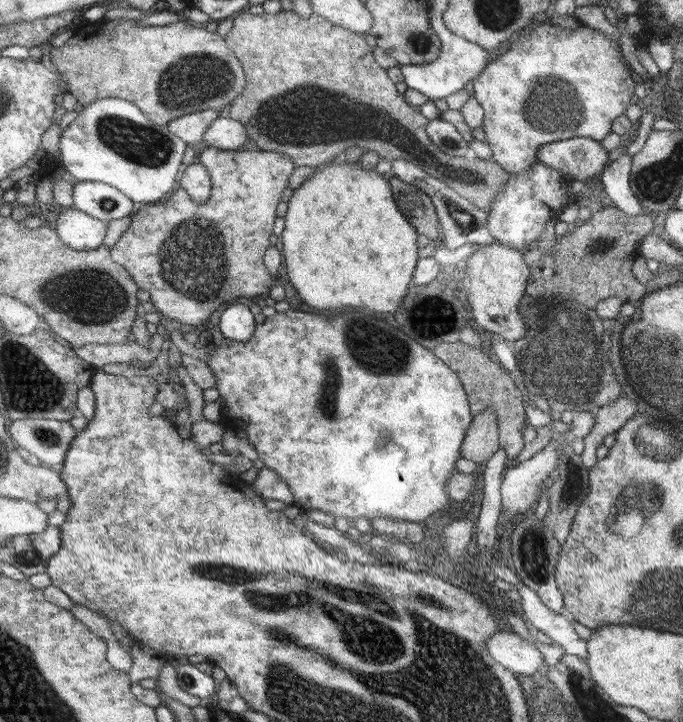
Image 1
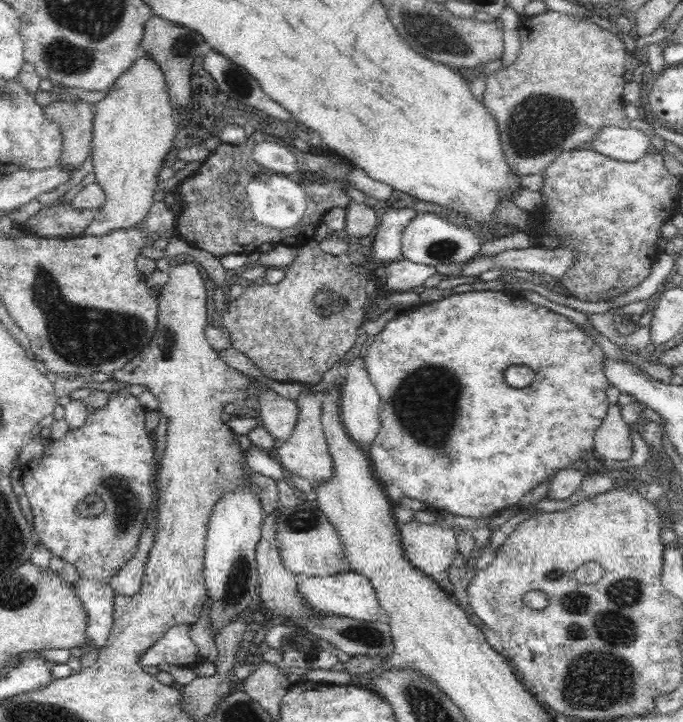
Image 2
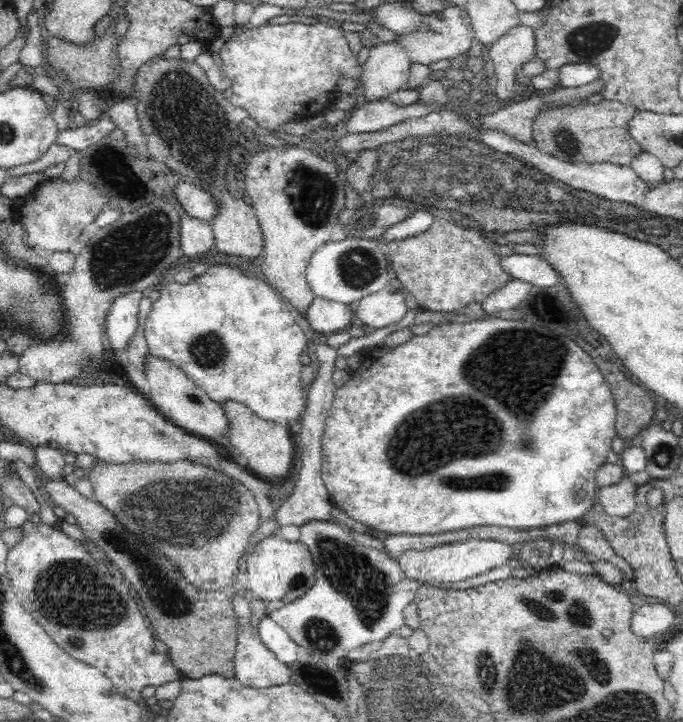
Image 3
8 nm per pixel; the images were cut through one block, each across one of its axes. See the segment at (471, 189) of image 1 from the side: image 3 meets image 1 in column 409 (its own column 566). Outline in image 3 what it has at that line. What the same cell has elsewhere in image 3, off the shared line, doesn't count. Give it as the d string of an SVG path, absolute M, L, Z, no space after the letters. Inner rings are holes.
M601 101L598 106L558 105L554 110L542 109L533 124L534 144L540 152L545 152L562 162L572 164L614 163L629 165L641 150L641 145L628 133L628 122L636 114L636 107L622 102Z

